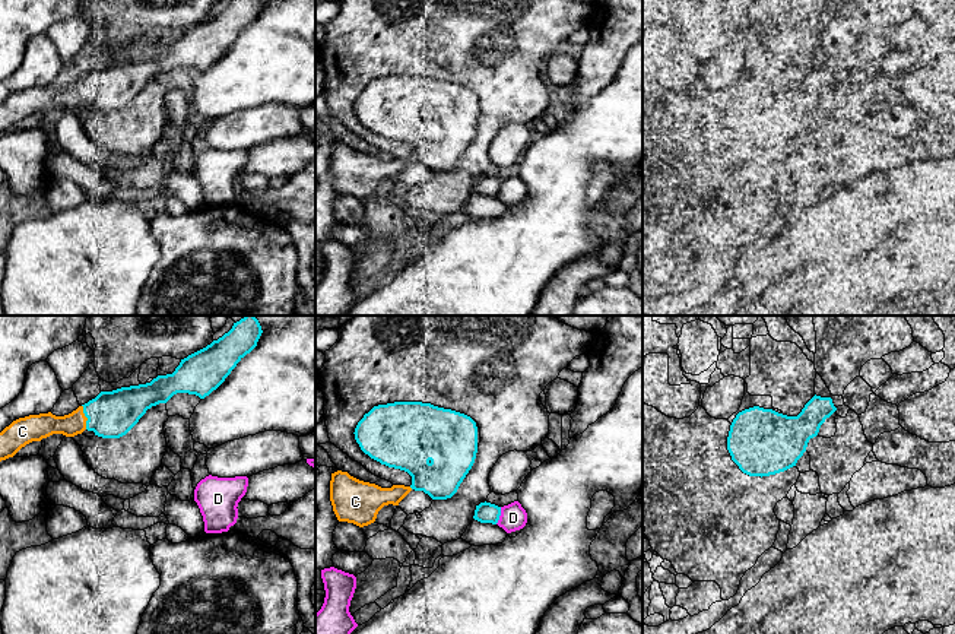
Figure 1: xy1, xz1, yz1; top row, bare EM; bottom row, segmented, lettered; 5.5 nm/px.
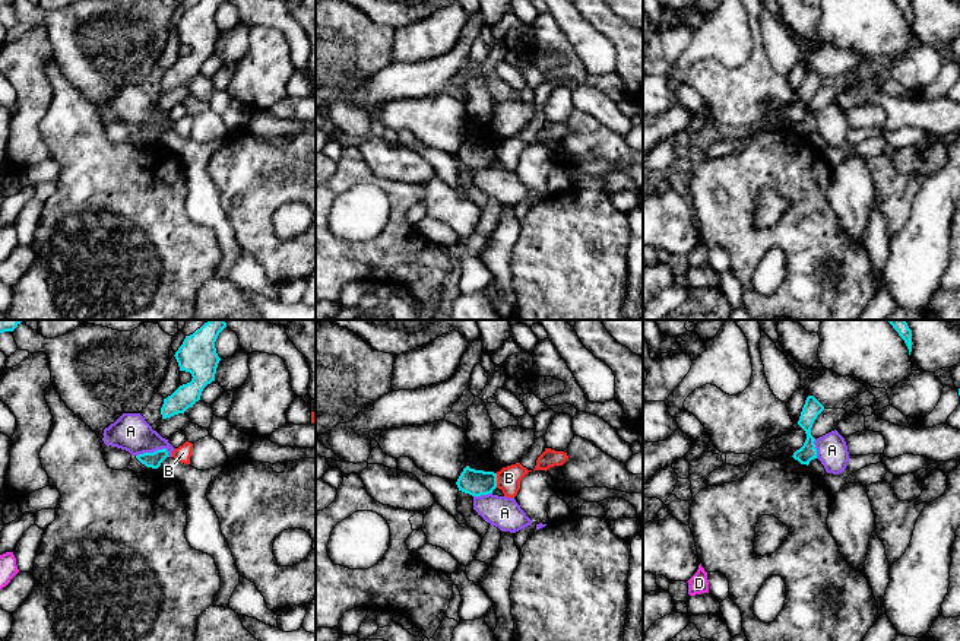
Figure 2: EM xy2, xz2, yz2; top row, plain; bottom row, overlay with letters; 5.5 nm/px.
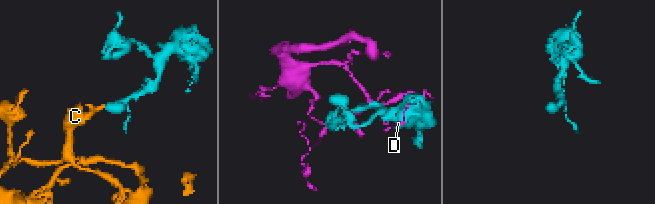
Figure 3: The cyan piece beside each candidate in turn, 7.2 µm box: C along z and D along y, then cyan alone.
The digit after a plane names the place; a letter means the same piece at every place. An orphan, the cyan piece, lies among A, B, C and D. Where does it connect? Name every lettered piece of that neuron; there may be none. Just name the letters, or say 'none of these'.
C

